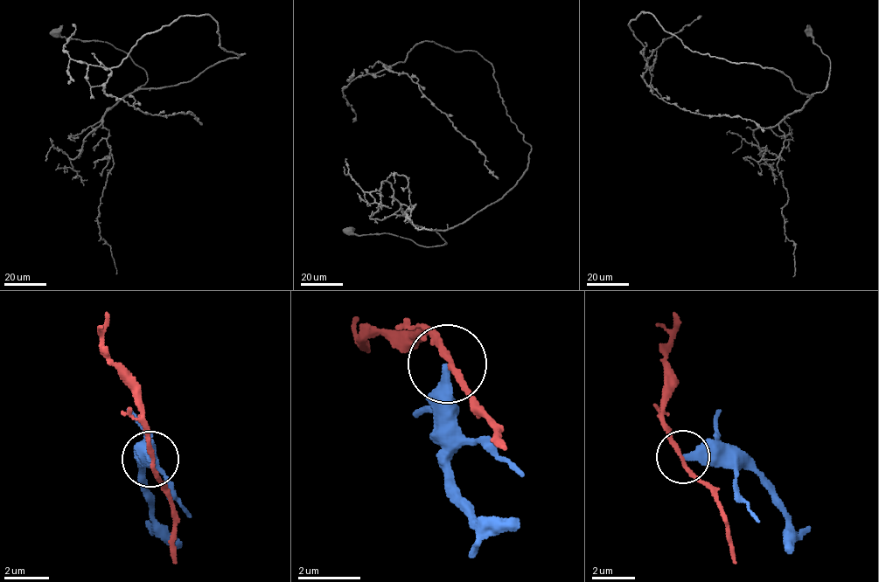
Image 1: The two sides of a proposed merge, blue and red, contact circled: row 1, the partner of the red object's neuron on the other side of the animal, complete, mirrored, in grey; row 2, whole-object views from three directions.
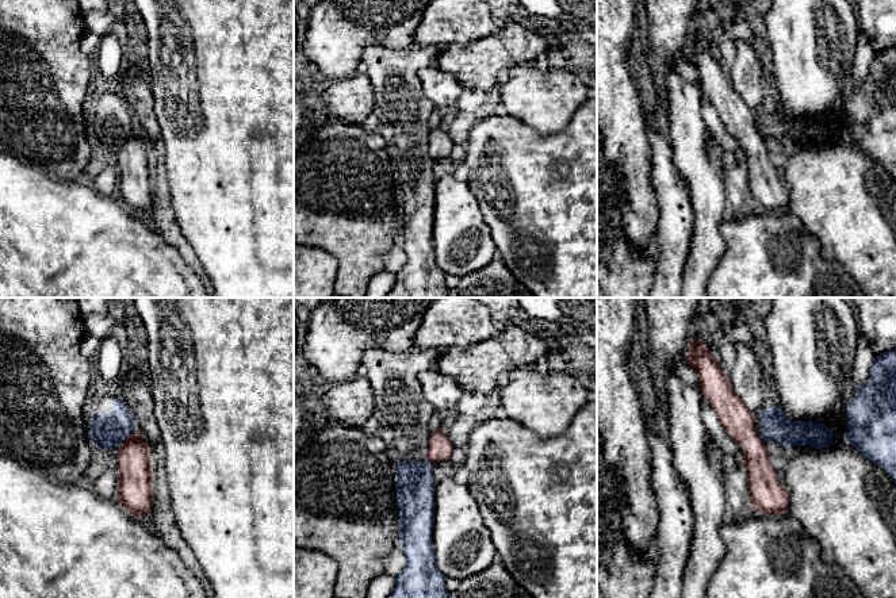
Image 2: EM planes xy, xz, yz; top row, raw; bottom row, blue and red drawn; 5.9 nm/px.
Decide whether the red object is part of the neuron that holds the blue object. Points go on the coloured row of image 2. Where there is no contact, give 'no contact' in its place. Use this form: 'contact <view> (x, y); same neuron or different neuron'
contact xy (129, 437); different neuron

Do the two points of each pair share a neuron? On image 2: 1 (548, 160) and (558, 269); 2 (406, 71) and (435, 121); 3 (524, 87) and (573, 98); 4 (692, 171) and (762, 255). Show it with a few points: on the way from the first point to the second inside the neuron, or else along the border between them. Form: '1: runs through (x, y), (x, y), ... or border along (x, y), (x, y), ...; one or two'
1: runs through (548, 187), (548, 196), (558, 206), (558, 242); one
2: border along (435, 107), (428, 118), (428, 130); two
3: runs through (536, 98), (561, 98); one
4: border along (723, 219), (722, 237), (726, 242), (724, 252); two

